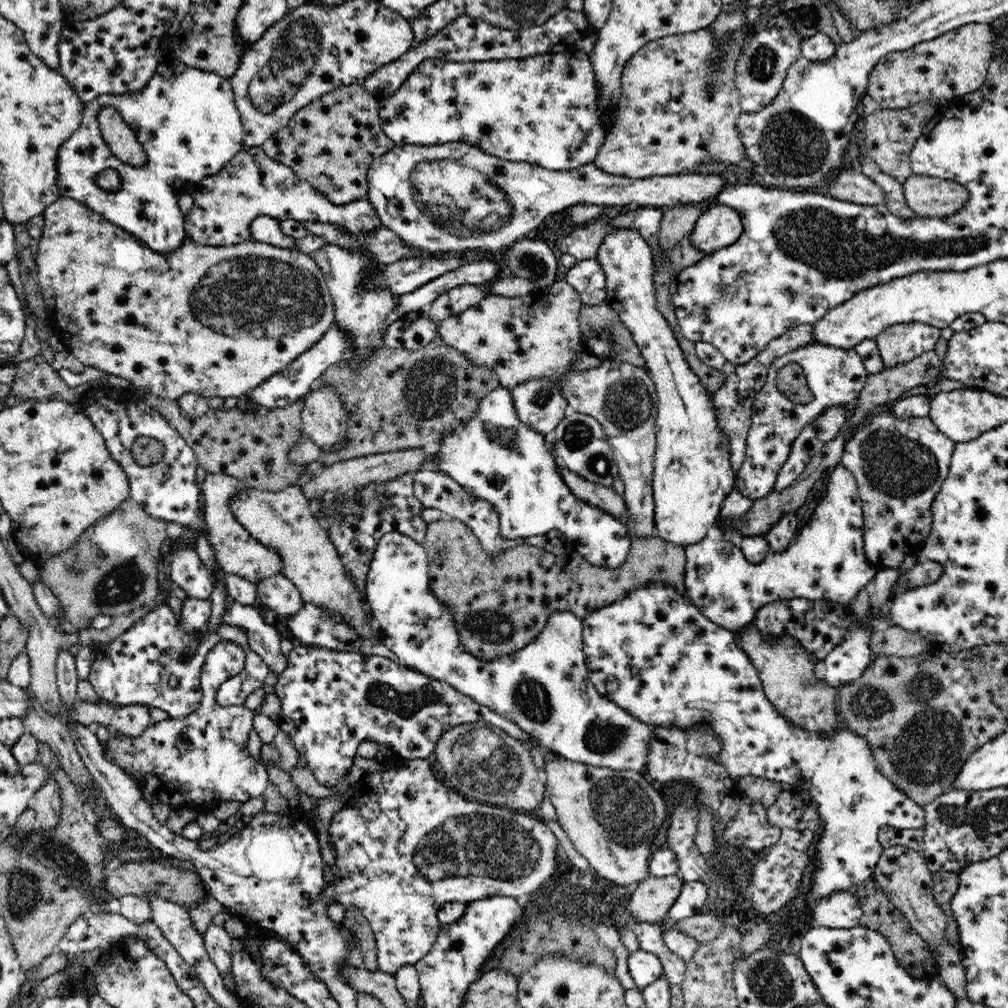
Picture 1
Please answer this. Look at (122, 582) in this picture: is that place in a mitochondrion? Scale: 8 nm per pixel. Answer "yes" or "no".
yes

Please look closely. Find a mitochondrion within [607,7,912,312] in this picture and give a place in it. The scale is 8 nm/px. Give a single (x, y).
(790, 142)

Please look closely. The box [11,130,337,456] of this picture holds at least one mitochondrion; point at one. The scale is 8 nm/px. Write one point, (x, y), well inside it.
(252, 294)

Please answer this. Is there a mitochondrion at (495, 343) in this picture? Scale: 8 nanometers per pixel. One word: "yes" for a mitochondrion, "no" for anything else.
no

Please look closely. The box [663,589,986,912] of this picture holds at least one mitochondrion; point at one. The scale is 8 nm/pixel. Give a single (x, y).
(928, 734)

